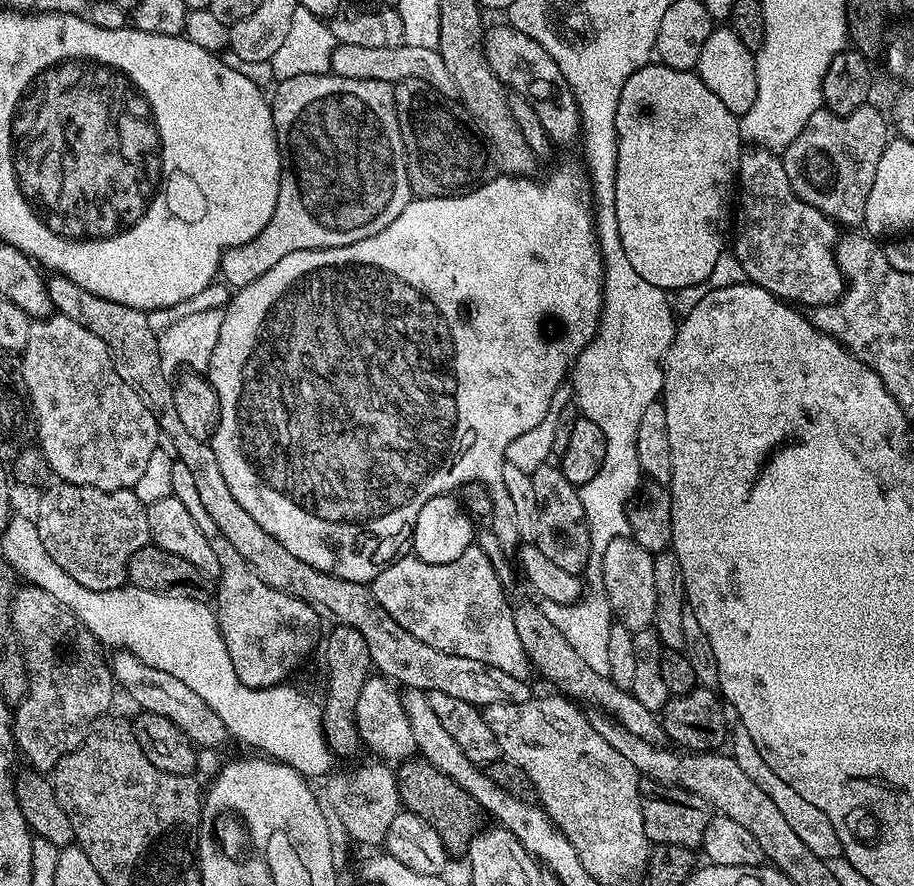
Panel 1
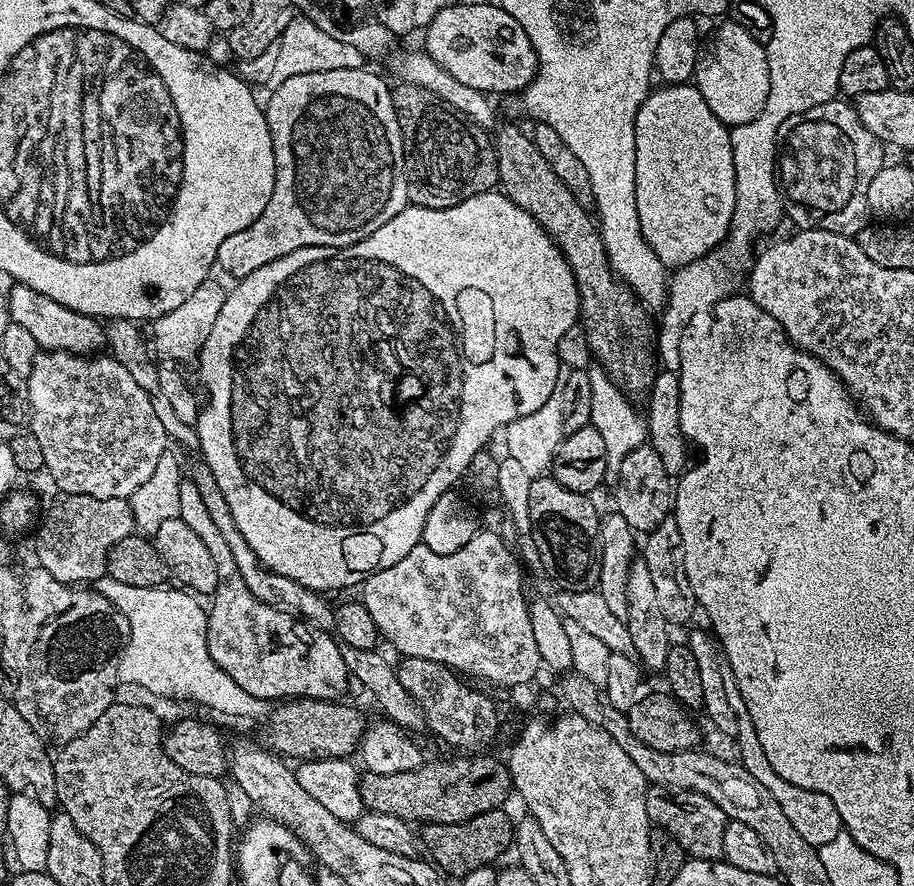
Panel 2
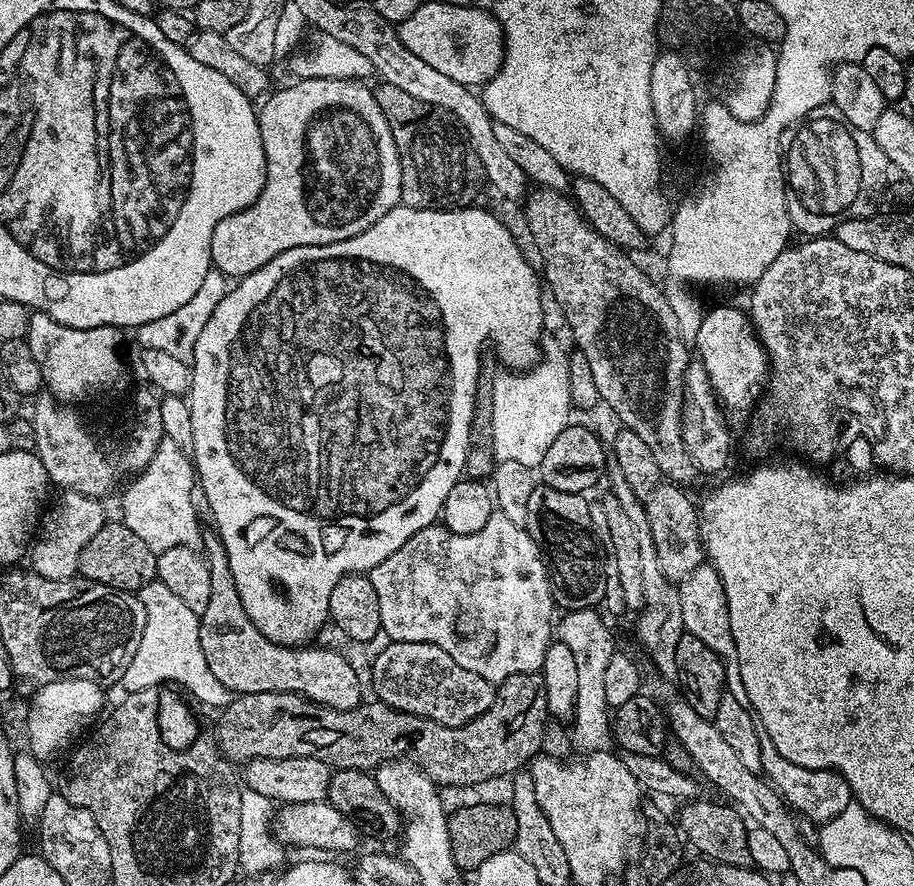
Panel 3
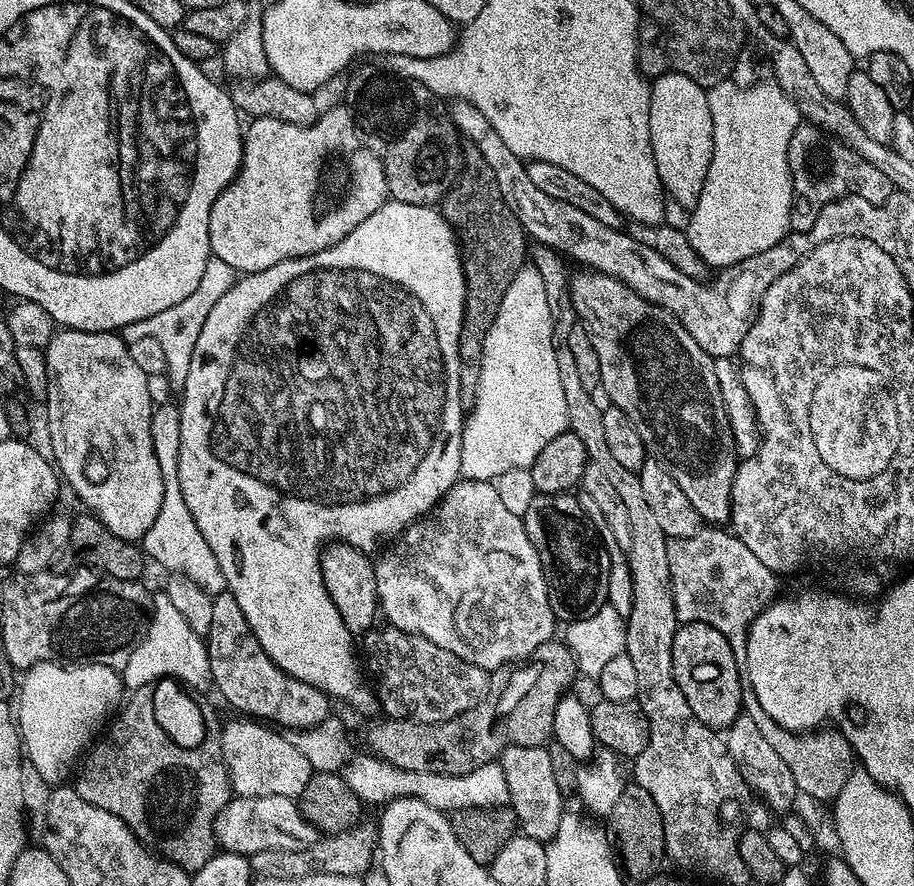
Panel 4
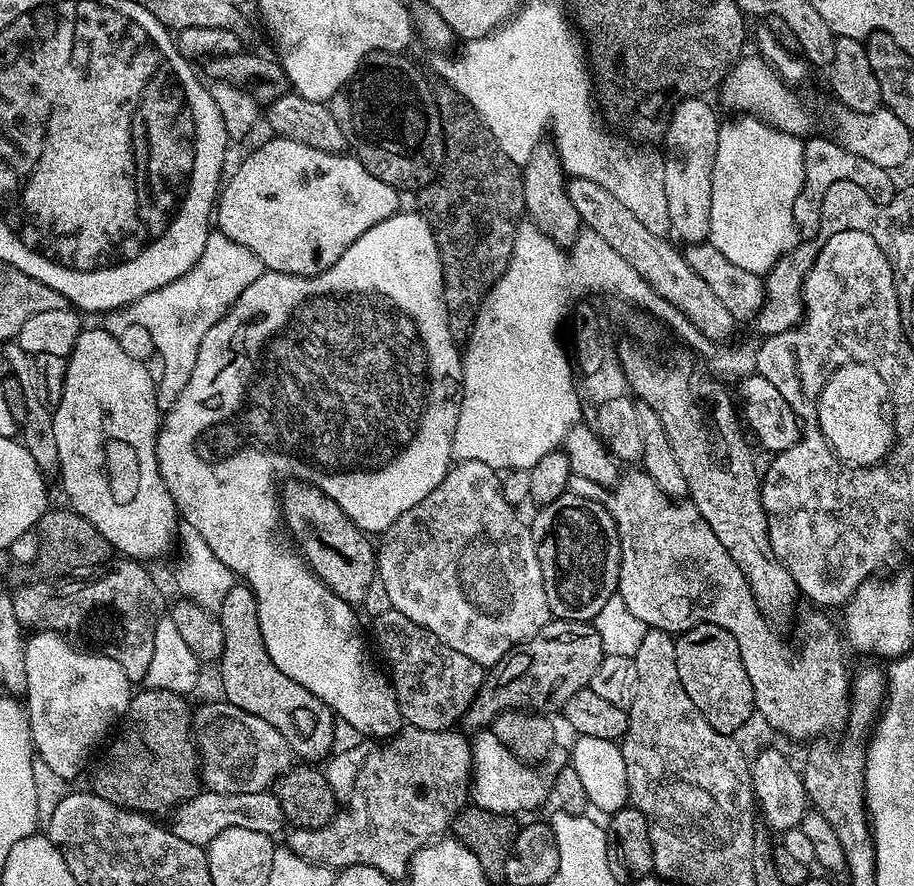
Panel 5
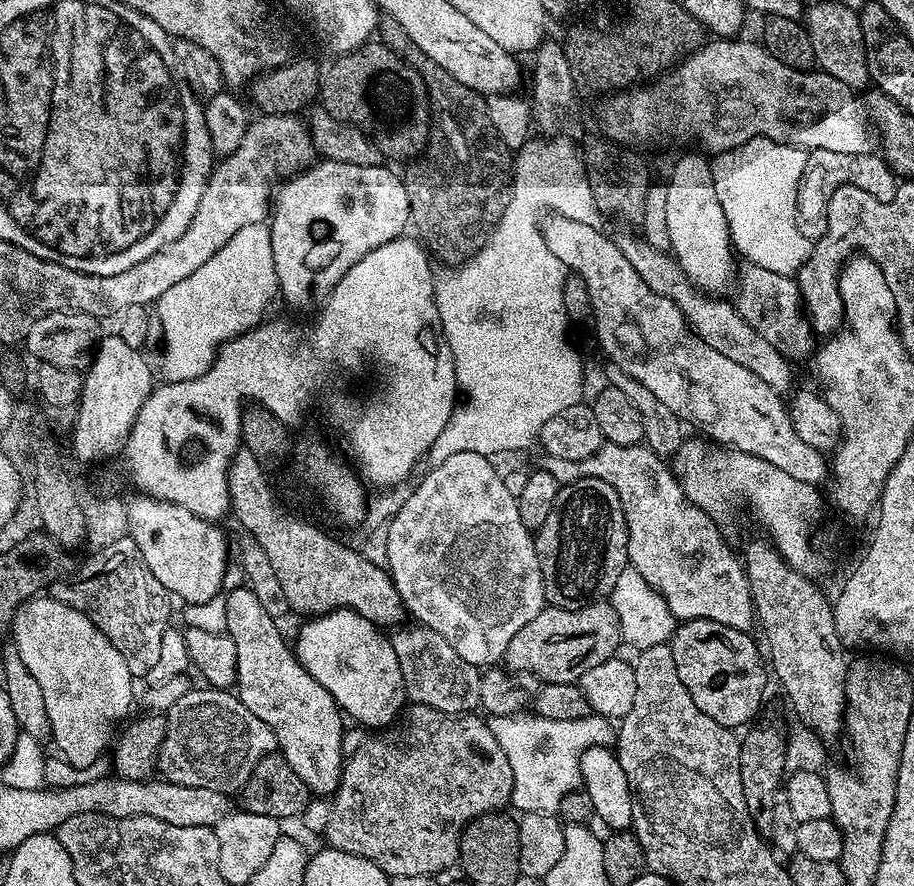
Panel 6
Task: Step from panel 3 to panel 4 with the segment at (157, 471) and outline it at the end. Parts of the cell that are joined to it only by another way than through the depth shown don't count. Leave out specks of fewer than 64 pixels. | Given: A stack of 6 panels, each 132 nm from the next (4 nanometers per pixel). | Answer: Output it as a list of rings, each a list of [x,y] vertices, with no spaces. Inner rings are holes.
[[[169,402],[167,404],[161,404],[155,409],[155,411],[153,411],[152,417],[150,418],[150,439],[154,441],[154,458],[158,458],[158,470],[162,470],[164,493],[162,494],[162,510],[158,510],[158,518],[154,518],[154,526],[150,526],[150,530],[146,530],[146,534],[144,535],[144,539],[142,541],[143,551],[146,553],[149,561],[157,560],[157,562],[165,568],[165,573],[190,578],[192,582],[198,582],[198,586],[202,586],[202,590],[206,590],[207,592],[211,592],[213,594],[225,591],[228,583],[222,574],[222,566],[218,566],[218,558],[214,558],[214,550],[210,550],[210,546],[206,542],[206,538],[202,538],[202,530],[198,530],[198,522],[194,522],[194,514],[190,514],[190,506],[186,506],[186,498],[182,496],[182,486],[178,482],[178,454],[180,453],[180,443],[182,442],[182,426],[180,425],[180,410],[175,403]]]

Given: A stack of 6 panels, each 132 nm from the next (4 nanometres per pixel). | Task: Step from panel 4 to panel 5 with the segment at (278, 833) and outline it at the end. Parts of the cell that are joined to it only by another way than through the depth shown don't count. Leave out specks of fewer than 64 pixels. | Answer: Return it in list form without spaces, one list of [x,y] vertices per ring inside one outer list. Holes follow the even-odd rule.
[[[201,790],[193,800],[185,800],[171,813],[170,827],[174,834],[178,834],[178,838],[183,838],[185,842],[194,842],[201,846],[206,846],[214,838],[218,838],[218,834],[222,834],[222,830],[227,828],[241,828],[242,830],[258,830],[258,834],[266,834],[275,837],[276,831],[280,827],[285,827],[286,821],[284,811],[278,802],[276,796],[271,791],[259,792],[258,794],[218,794]]]

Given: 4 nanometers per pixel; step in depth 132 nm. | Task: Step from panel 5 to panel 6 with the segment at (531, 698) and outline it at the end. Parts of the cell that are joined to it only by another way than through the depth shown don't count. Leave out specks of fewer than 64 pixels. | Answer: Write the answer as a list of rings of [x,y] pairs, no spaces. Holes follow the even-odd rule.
[[[597,602],[578,610],[546,606],[537,616],[530,618],[530,622],[526,622],[526,626],[522,626],[522,630],[514,634],[514,638],[510,638],[510,646],[504,651],[503,663],[513,673],[526,671],[546,684],[574,684],[580,681],[586,670],[613,659],[617,655],[616,647],[621,647],[621,644],[618,614],[611,603]]]

